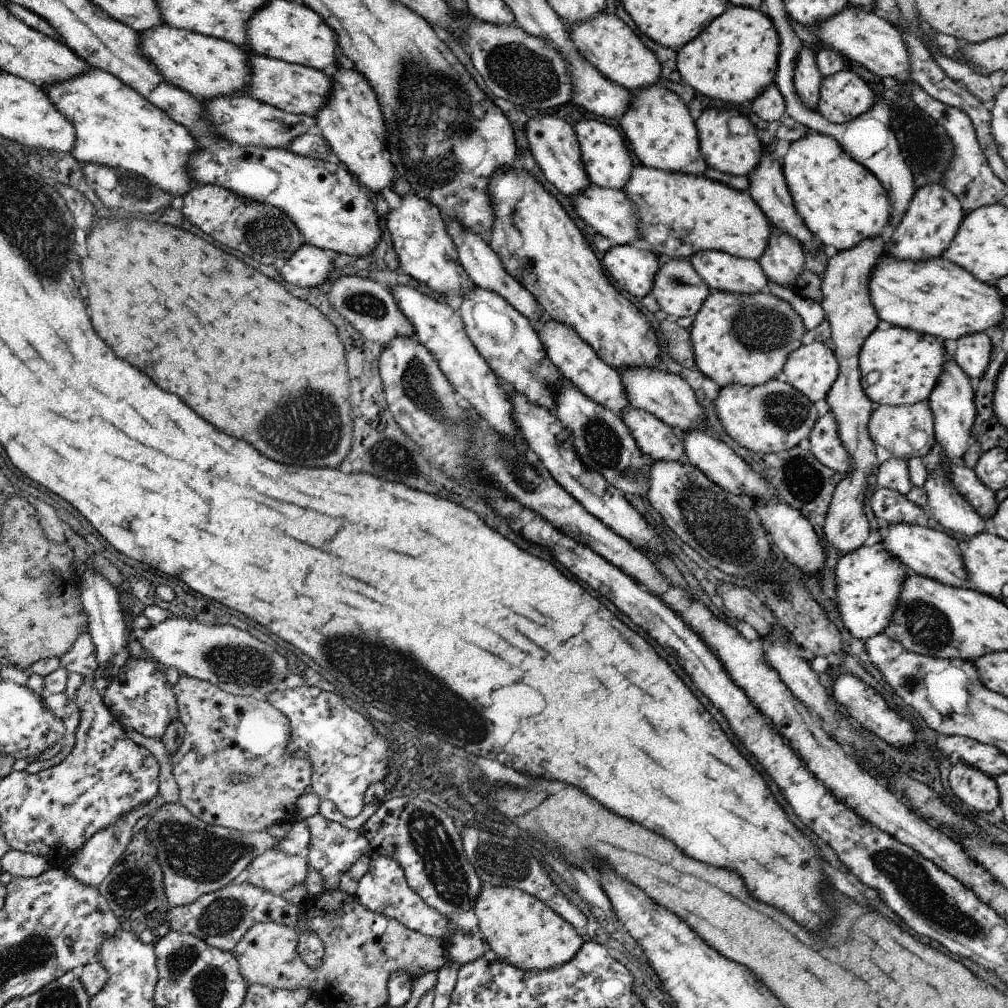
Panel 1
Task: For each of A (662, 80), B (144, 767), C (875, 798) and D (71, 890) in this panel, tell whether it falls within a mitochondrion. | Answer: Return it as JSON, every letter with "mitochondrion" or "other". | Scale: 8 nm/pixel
{"A":"other","B":"other","C":"other","D":"other"}

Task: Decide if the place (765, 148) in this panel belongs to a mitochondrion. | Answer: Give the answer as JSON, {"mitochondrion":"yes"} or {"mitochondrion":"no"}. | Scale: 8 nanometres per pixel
{"mitochondrion":"no"}

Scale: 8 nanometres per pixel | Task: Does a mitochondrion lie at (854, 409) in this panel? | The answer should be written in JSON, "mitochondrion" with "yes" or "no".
{"mitochondrion":"no"}

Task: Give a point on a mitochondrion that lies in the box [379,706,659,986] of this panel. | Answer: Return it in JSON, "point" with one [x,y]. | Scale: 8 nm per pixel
{"point":[442,862]}

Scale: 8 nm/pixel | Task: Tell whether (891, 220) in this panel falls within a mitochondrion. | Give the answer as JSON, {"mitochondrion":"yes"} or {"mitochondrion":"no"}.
{"mitochondrion":"no"}

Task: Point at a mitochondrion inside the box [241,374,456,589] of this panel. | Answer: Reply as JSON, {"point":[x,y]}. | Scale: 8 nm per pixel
{"point":[307,419]}

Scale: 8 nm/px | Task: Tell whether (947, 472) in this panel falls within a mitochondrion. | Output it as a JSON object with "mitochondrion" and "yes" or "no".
{"mitochondrion":"no"}

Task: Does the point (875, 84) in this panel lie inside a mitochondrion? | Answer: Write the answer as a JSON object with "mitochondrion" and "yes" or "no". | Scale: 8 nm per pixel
{"mitochondrion":"no"}

